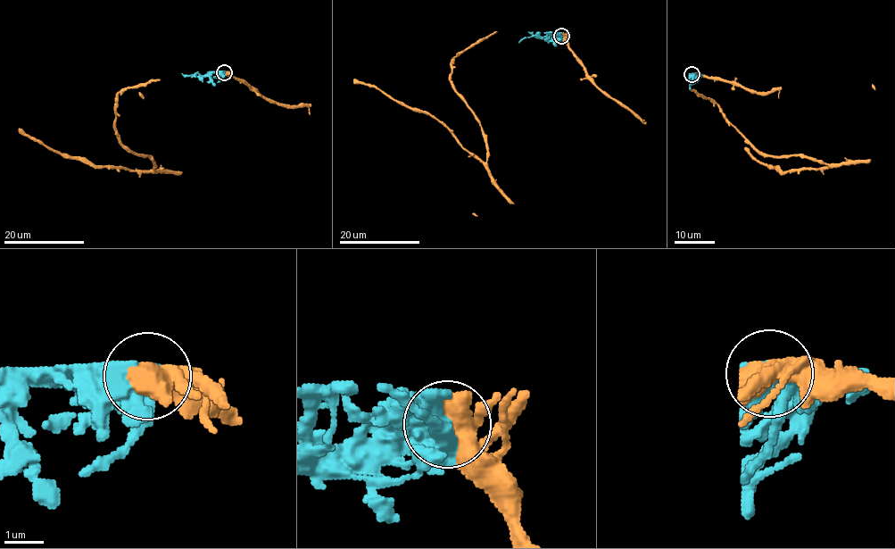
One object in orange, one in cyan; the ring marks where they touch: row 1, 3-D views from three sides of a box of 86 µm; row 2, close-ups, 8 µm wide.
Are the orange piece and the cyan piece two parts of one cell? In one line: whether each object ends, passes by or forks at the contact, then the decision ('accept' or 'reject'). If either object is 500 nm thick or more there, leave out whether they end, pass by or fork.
reject

